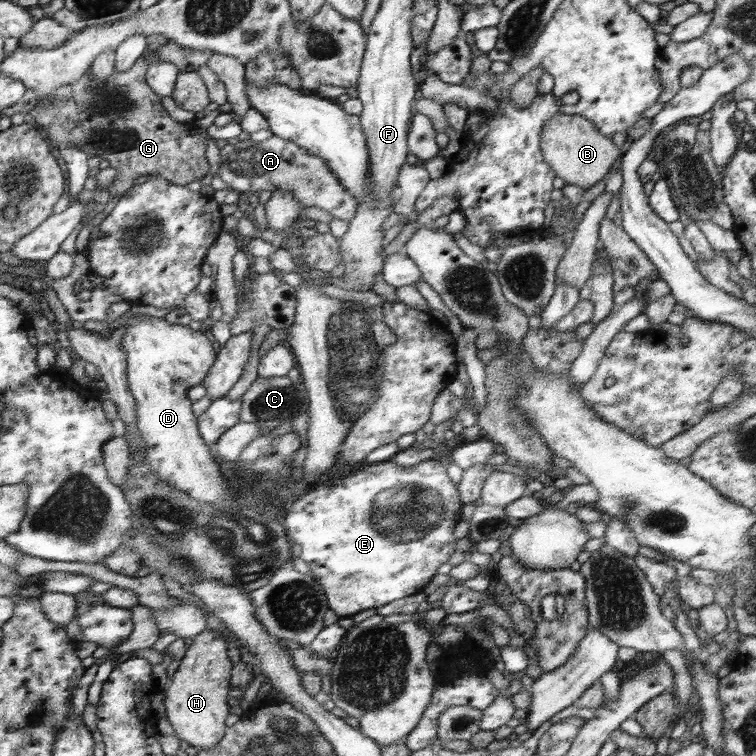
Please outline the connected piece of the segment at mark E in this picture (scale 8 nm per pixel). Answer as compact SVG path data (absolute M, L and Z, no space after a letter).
M438 458L428 459L414 464L414 466L408 466L408 468L402 468L391 460L374 463L372 466L369 464L362 470L351 472L351 475L342 478L342 482L338 482L334 486L322 484L322 486L310 490L308 494L304 494L302 498L292 504L290 511L286 511L281 526L285 528L285 534L302 548L299 558L310 565L312 578L323 587L324 595L327 596L329 610L334 611L339 618L352 618L356 613L372 608L378 609L390 602L423 593L431 579L438 573L440 566L448 563L452 554L456 552L457 542L460 542L460 534L456 534L456 530L460 530L460 521L461 518L464 518L464 501L462 492L459 490L460 482L456 482L456 478L452 478L452 470L448 470L448 467L449 463L442 462Z

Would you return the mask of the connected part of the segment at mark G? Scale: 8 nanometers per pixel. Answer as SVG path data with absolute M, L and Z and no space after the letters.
M140 58L131 68L115 72L103 82L97 82L90 72L85 74L78 82L62 86L51 96L38 99L35 108L28 114L33 124L40 126L48 138L56 144L68 144L76 146L89 156L100 156L110 162L110 167L118 170L115 180L105 188L110 196L121 197L135 185L139 176L162 176L162 179L178 183L179 186L187 186L194 181L200 181L210 169L206 160L206 137L194 123L182 123L172 119L168 114L168 106L164 106L164 98L156 94L147 82L149 58Z

